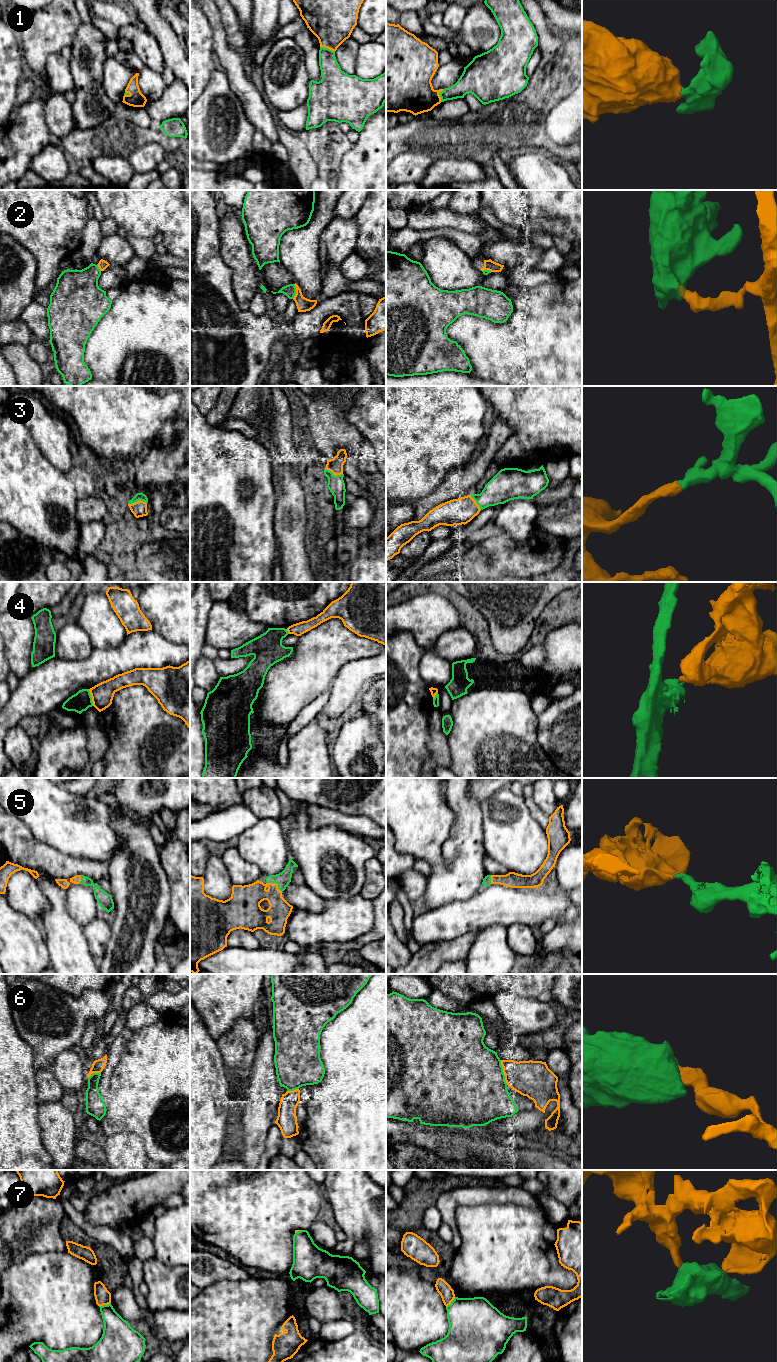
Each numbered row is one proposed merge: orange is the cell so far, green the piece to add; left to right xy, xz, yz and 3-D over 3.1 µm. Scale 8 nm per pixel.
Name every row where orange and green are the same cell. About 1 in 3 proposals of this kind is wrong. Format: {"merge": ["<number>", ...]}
{"merge": ["1", "3", "5"]}

